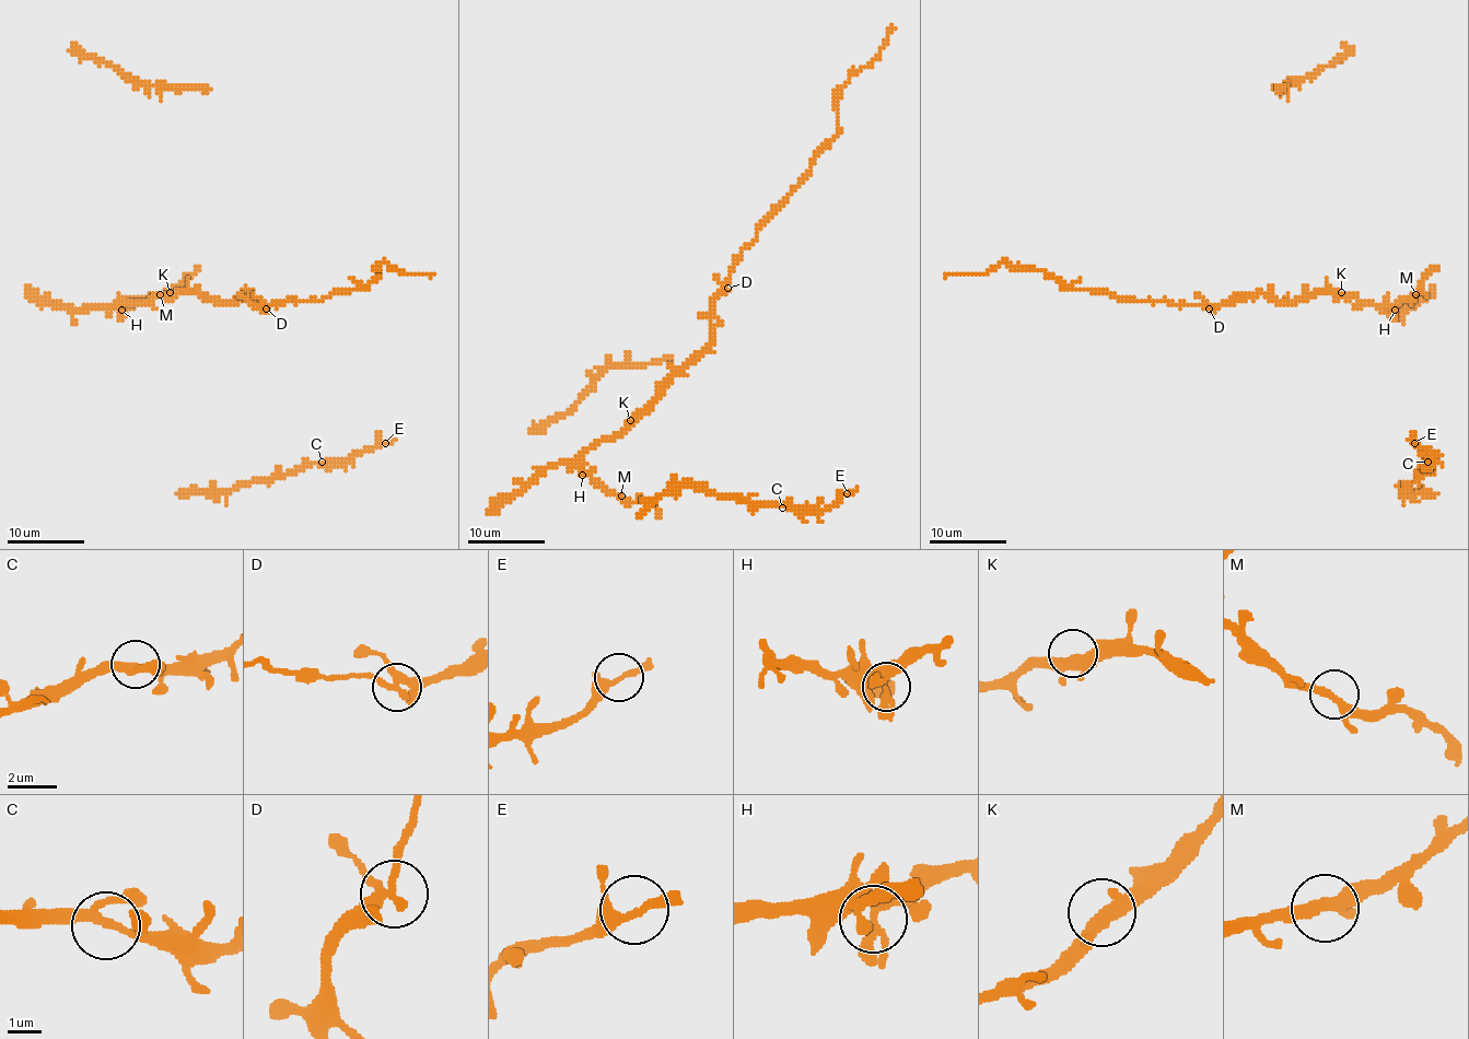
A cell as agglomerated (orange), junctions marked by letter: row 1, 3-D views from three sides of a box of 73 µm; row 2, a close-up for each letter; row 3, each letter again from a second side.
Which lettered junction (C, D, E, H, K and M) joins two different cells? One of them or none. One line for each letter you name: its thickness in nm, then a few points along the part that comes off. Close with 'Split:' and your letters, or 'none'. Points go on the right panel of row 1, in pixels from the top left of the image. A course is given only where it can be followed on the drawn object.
D: calibre 280 nm; course (1208, 307), (1162, 300), (1123, 302), (1104, 290), (1063, 287), (1052, 277), (1005, 261), (977, 275), (946, 277)
Split: D

